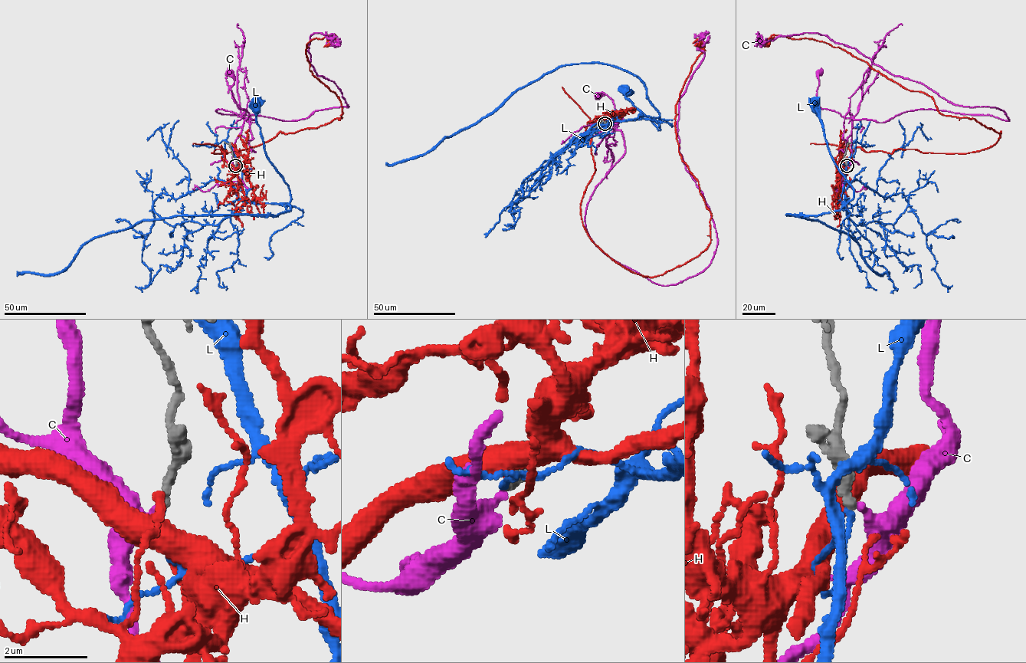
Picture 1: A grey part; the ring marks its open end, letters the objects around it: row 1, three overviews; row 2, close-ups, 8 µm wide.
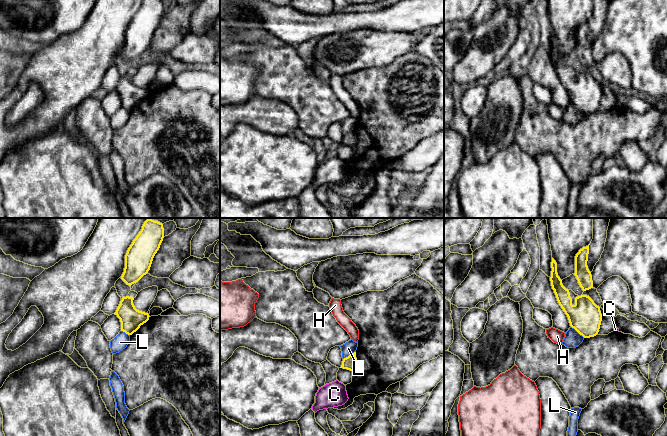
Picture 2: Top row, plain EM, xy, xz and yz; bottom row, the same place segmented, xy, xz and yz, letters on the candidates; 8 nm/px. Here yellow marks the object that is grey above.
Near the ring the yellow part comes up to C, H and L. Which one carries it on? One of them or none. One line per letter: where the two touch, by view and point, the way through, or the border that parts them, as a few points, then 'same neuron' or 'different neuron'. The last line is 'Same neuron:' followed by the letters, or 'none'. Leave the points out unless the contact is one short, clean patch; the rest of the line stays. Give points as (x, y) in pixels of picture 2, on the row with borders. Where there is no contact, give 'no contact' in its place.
C: no contact; same neuron
H: no contact; different neuron
L: meets yellow in yz at (578, 332); border along yz (571, 326), (584, 337); different neuron
Same neuron: C

